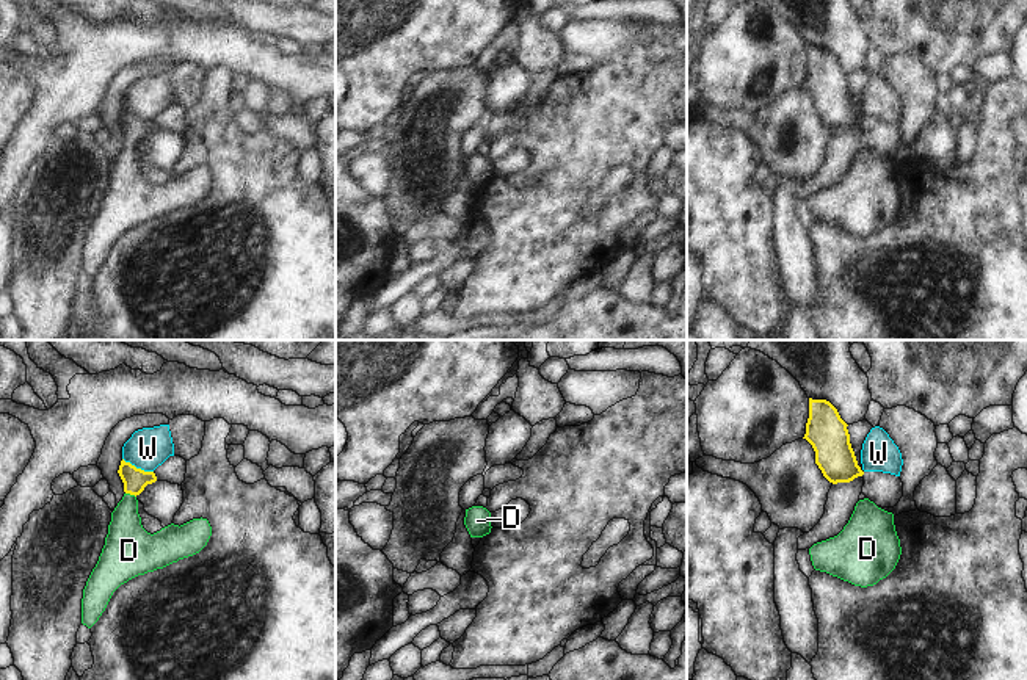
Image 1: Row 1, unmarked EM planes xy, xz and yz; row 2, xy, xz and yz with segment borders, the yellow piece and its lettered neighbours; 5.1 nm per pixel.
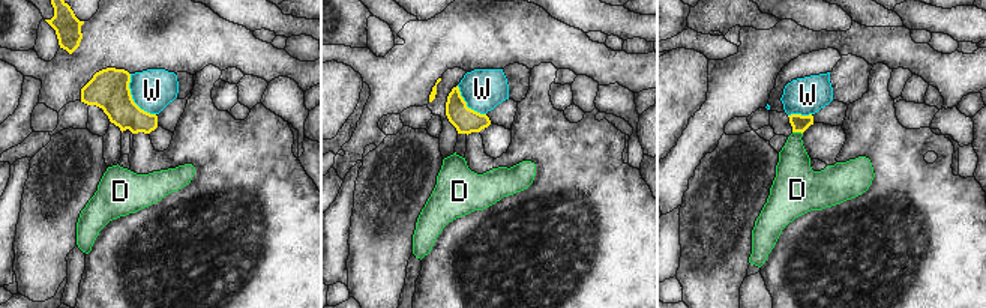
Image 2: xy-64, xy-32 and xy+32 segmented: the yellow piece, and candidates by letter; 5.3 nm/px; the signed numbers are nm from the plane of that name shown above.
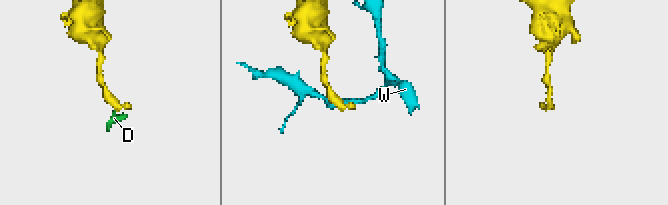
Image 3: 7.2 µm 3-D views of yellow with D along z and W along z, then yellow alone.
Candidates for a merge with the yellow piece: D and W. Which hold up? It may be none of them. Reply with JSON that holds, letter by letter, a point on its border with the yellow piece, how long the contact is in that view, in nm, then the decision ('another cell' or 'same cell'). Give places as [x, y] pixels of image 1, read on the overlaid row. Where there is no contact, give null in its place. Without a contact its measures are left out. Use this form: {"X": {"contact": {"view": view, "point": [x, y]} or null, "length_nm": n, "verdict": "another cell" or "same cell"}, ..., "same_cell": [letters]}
{"D": {"contact": {"view": "xy", "point": [130, 494]}, "length_nm": 60, "verdict": "same cell"}, "W": {"contact": {"view": "xy", "point": [138, 469]}, "length_nm": 180, "verdict": "another cell"}, "same_cell": ["D"]}

